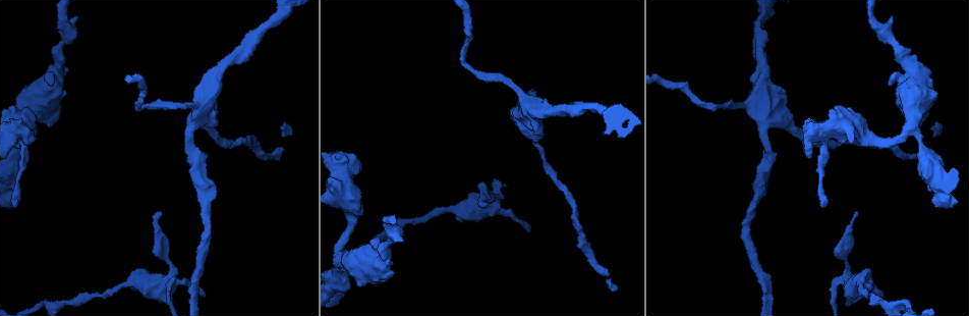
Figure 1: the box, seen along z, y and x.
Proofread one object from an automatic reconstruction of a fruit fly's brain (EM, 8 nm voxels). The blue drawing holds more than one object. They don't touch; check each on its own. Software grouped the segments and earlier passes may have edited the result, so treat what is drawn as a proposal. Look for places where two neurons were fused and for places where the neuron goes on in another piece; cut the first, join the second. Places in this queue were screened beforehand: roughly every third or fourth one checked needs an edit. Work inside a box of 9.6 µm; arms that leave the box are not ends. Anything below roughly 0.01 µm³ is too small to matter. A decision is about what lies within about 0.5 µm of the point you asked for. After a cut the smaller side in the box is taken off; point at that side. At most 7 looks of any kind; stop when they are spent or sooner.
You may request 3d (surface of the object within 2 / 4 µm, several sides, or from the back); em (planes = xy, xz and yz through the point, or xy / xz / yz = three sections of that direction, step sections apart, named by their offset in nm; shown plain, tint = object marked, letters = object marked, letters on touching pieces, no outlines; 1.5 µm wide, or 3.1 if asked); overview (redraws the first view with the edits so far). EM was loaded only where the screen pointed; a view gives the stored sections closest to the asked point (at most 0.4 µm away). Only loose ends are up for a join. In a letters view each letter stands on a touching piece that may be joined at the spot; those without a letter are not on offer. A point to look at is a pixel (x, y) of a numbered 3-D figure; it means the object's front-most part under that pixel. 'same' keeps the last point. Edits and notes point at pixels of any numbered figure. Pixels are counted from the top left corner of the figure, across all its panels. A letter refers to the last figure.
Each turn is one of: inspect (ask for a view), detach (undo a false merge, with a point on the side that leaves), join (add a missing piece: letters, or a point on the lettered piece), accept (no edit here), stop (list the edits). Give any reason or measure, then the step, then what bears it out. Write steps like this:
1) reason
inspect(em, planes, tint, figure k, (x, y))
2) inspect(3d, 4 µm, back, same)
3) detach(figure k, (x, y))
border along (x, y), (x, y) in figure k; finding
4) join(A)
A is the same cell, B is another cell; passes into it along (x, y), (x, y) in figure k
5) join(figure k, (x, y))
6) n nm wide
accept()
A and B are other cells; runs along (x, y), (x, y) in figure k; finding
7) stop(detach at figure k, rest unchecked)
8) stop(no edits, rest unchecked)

branch stops here
inspect(em, planes, tint, figure 1, (14, 205))

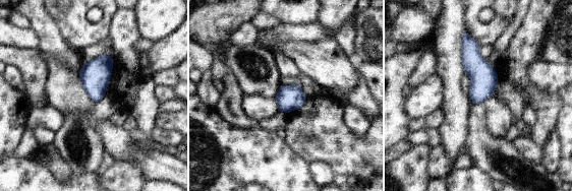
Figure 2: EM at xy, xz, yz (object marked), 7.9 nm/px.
inspect(em, planes, letters, same)

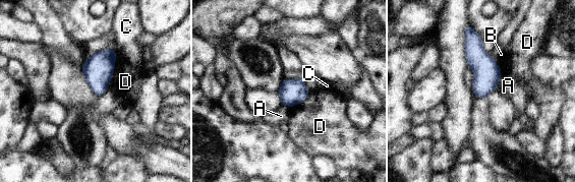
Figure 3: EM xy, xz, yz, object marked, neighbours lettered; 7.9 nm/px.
200 nm wide
accept()
A, B, C and D are other cells; border along (502, 71), (497, 87) in figure 3; none of them fits

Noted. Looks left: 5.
calibre changes
inspect(3d, 4 µm, figure 1, (456, 208))

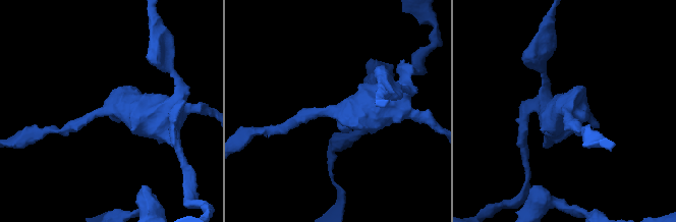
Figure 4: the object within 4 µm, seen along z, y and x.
shape alone is not enough
inspect(em, planes, tint, figure 4, (340, 110))

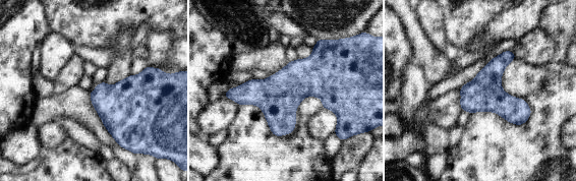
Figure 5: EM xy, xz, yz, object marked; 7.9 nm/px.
inspect(em, planes, letters, same)

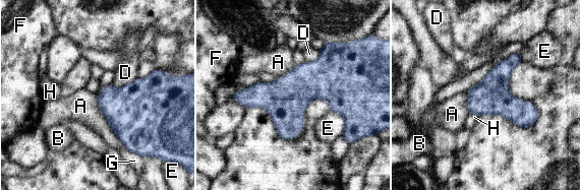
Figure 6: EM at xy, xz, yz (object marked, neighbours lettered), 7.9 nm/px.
accept()
A, B, D, E, F, G and H are other cells; border along (96, 96), (98, 106), (111, 128) in figure 6; continuous, no second neuron

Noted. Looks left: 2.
stop(no edits, rest unchecked)

